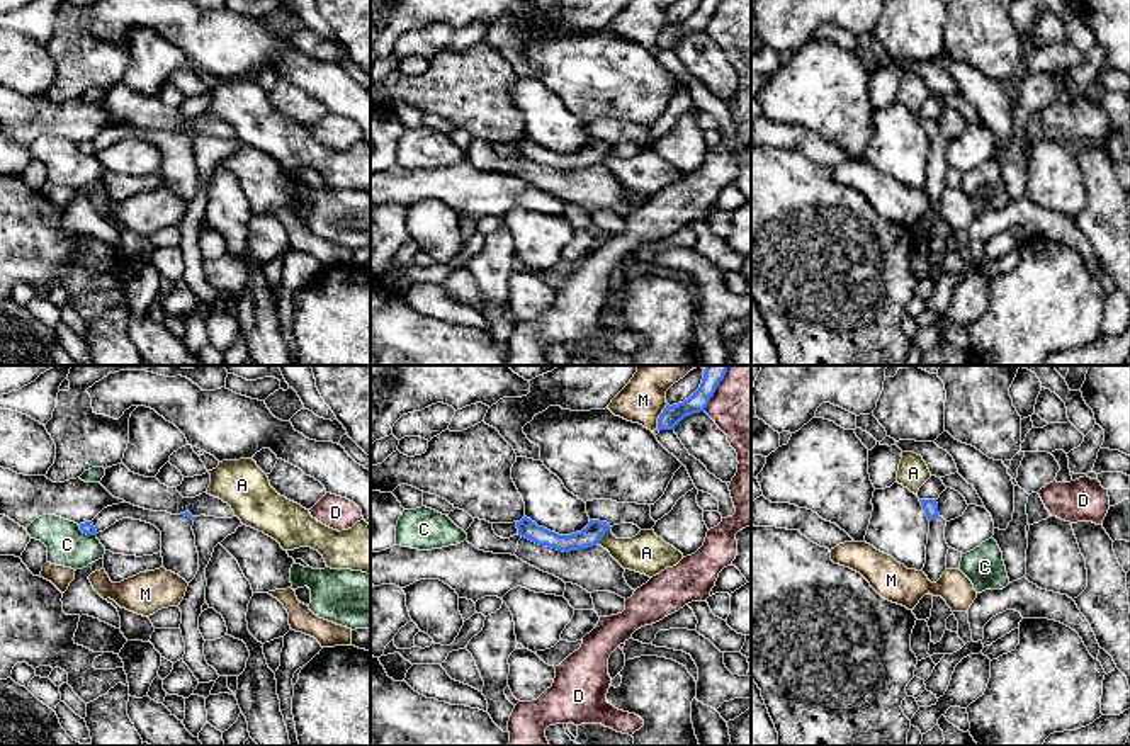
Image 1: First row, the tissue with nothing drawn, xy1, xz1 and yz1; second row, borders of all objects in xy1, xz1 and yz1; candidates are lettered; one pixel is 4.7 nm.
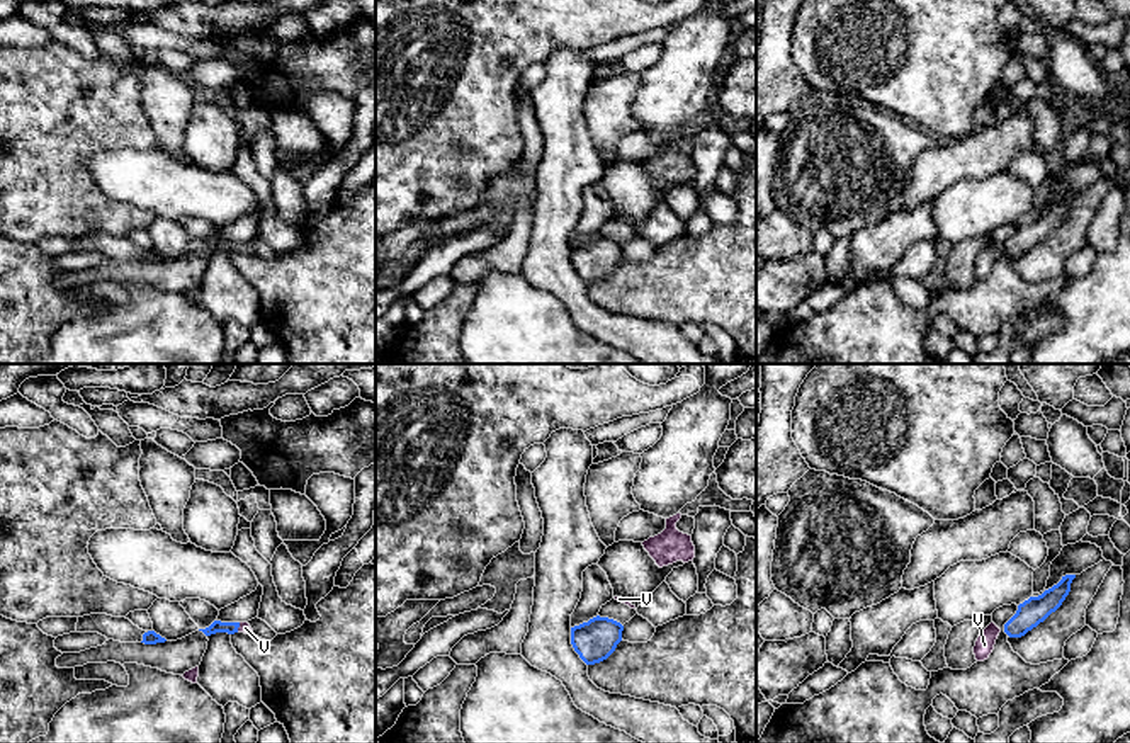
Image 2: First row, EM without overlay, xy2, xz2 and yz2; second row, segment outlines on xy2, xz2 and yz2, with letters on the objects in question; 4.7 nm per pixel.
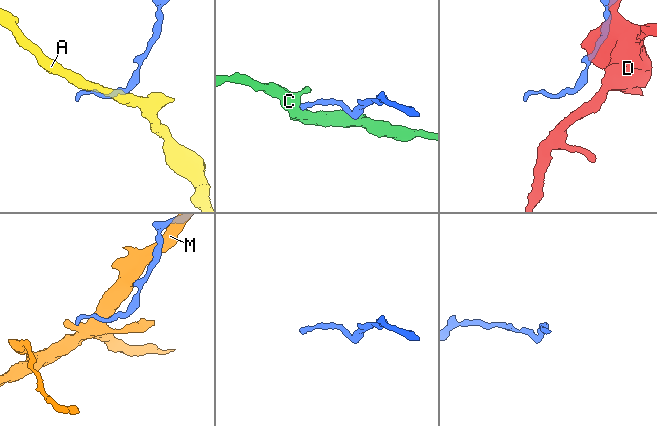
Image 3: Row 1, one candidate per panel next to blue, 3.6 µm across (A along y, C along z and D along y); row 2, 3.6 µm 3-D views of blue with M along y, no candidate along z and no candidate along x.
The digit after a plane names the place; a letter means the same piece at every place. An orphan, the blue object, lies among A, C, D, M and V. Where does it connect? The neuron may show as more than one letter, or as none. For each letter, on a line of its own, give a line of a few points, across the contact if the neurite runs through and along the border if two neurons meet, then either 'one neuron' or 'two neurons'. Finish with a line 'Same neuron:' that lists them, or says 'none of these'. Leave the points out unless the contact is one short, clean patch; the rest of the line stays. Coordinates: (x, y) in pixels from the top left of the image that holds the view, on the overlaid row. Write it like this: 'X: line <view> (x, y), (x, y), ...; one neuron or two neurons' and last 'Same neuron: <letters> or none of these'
A: line xz1 (609, 529), (595, 544); two neurons
C: line xy1 (79, 525), (84, 532), (96, 536); two neurons
D: two neurons
M: two neurons
V: line xy2 (216, 626), (238, 626), (245, 628); one neuron
Same neuron: V

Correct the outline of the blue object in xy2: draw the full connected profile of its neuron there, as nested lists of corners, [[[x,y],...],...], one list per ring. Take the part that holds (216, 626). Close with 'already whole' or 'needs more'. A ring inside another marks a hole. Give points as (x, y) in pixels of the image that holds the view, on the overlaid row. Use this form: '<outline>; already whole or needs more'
[[[214,621],[209,627],[199,629],[199,631],[202,631],[206,636],[211,636],[211,634],[216,634],[216,632],[228,632],[228,634],[245,632],[245,634],[253,634],[253,629],[250,627],[248,622],[221,622],[221,621]]]; needs more

